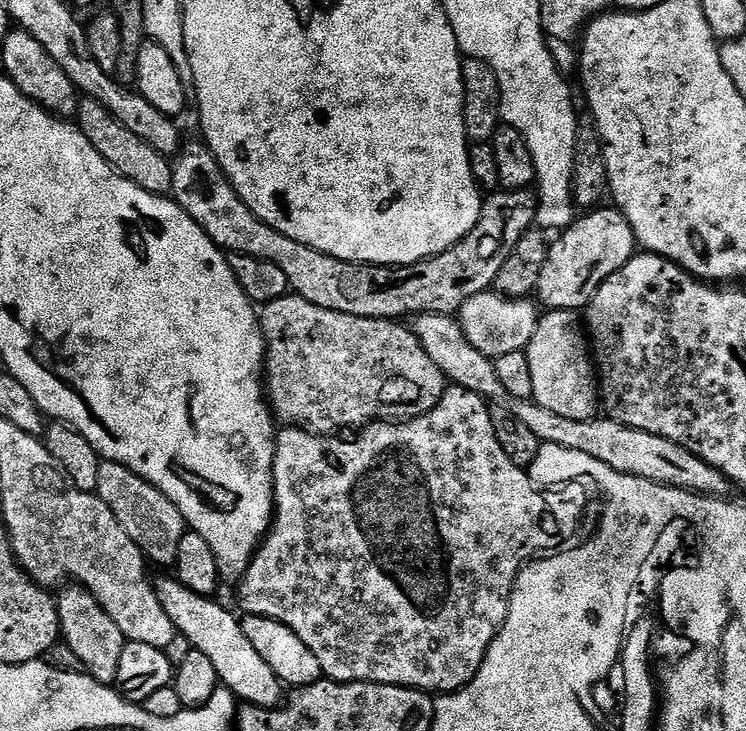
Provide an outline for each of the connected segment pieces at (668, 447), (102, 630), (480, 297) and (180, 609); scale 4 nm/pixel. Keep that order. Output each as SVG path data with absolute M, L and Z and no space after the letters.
M516 400L511 415L521 424L530 426L541 442L566 446L582 454L598 458L601 464L608 464L615 472L625 472L627 476L641 476L643 480L652 480L655 484L668 484L671 488L687 488L689 492L699 492L706 496L724 494L730 488L730 481L716 468L706 463L673 440L647 432L644 429L632 428L611 418L595 420L571 420L562 418L546 410L535 400Z
M83 586L68 587L58 596L63 643L68 644L74 654L78 654L78 662L87 675L94 677L100 684L115 685L118 662L122 659L126 643L122 630L118 630L118 622L110 618L110 614L97 602L93 592Z
M487 290L474 294L460 307L458 323L470 346L477 348L484 356L508 358L513 354L523 353L534 338L534 330L538 326L541 313L536 312L537 305L535 303L532 305L532 302L528 298L509 298L495 290Z
M168 576L162 577L160 581L157 579L154 587L158 602L162 602L162 610L166 610L170 622L174 622L177 633L186 637L195 651L206 654L210 662L214 662L214 670L218 670L221 685L229 688L237 701L263 708L277 707L285 699L285 685L274 674L274 670L270 670L270 662L266 662L266 658L254 650L238 616L236 620L235 614L227 612L216 598L200 596L179 580Z

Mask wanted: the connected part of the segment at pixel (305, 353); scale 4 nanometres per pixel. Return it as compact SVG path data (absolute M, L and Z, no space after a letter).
M285 294L277 300L267 301L262 308L262 327L264 329L264 340L266 343L266 396L270 401L270 407L277 417L288 426L307 425L309 429L320 434L332 434L336 428L356 428L373 423L374 418L383 408L400 408L403 404L413 404L417 413L428 412L444 397L446 391L446 377L442 370L435 365L434 358L426 354L422 342L416 337L411 327L403 328L403 323L396 320L375 320L365 316L354 314L342 314L338 310L326 310L314 306L314 302L306 302L301 296Z

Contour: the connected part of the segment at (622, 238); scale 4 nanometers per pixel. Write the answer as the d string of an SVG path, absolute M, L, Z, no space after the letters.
M615 207L598 208L585 211L581 220L580 217L573 219L562 234L557 235L560 237L549 243L548 257L536 287L541 305L548 304L544 306L552 310L564 310L580 303L587 306L605 278L622 270L622 266L637 255L636 235L628 219Z

